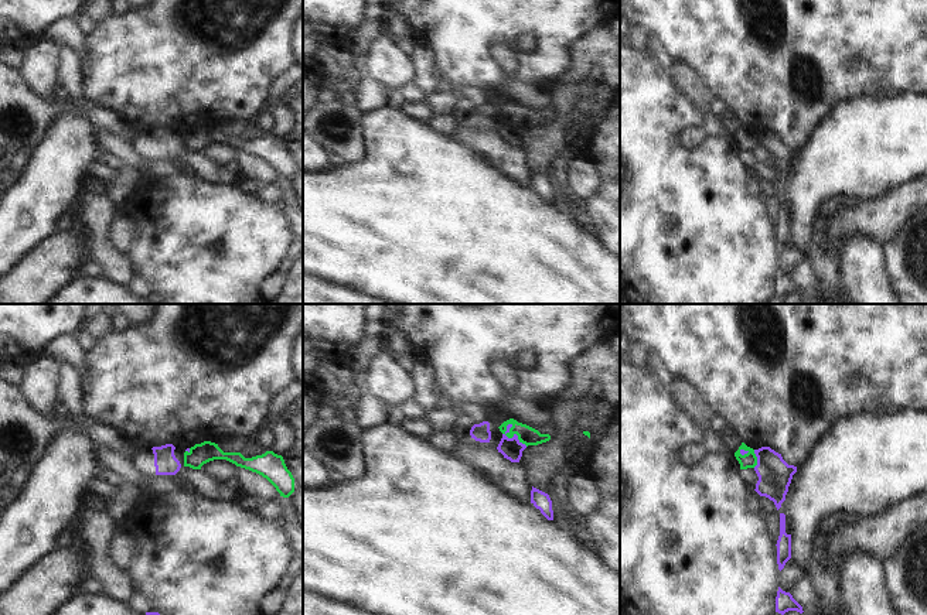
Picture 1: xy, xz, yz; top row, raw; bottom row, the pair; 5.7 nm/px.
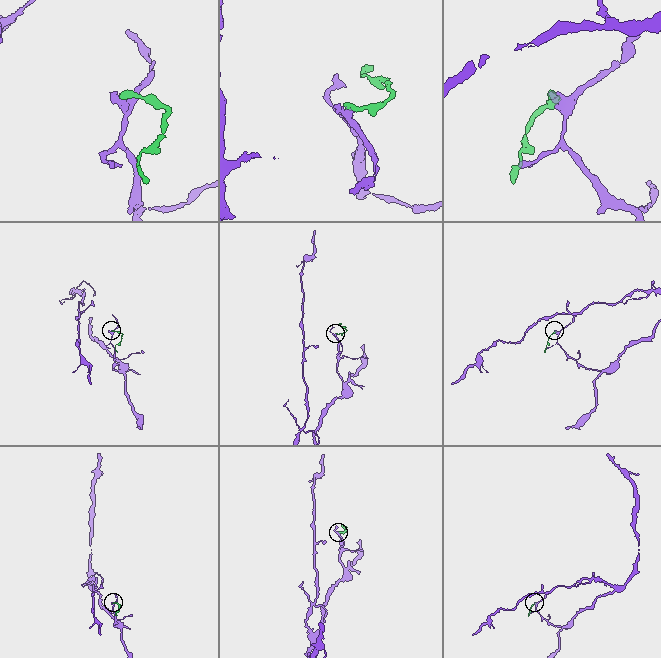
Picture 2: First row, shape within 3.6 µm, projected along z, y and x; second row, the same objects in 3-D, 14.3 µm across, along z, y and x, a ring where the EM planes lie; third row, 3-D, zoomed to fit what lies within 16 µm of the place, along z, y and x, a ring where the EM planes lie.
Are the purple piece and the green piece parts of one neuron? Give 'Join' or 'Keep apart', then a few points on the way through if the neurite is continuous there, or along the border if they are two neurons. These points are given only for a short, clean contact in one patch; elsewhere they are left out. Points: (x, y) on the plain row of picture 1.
Keep apart. Boundary: xz (508, 106), (505, 118), (508, 120), (515, 118), (527, 129)

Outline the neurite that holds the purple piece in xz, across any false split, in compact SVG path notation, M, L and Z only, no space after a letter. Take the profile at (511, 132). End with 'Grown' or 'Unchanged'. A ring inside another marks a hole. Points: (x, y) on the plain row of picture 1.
M502 117L502 122L497 130L498 136L501 136L504 141L509 143L511 146L519 146L525 131L526 129L518 123L517 117L514 117L512 122Z. Unchanged

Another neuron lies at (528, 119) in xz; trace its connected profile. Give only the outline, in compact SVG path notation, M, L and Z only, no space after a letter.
M514 102L504 105L498 112L508 122L512 122L517 117L519 126L525 127L526 130L538 129L551 123L549 117L541 117L538 113L526 107L518 106Z

